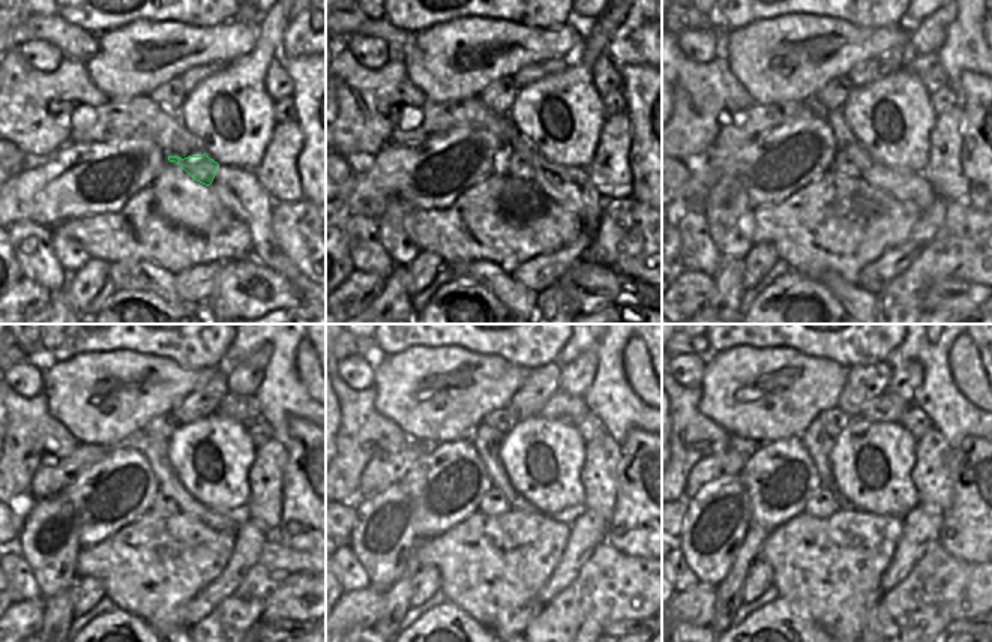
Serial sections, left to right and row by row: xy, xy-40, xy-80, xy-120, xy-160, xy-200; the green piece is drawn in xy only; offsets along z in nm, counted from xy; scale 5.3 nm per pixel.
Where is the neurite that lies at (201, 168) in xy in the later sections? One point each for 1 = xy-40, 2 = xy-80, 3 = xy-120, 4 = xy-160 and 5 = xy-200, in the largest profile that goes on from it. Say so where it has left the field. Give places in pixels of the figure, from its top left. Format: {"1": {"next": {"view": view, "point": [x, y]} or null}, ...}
{"1": {"next": {"view": "xy-40", "point": [509, 164]}}, "2": {"next": {"view": "xy-80", "point": [841, 165]}}, "3": {"next": {"view": "xy-120", "point": [161, 504]}}, "4": {"next": {"view": "xy-160", "point": [492, 504]}}, "5": {"next": {"view": "xy-200", "point": [823, 503]}}}

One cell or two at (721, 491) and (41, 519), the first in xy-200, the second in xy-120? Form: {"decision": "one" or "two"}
{"decision": "one"}

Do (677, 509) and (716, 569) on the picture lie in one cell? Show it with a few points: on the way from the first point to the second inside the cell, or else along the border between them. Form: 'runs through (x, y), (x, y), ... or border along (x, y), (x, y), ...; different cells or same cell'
border along (685, 498), (686, 513), (682, 531), (677, 536); different cells

